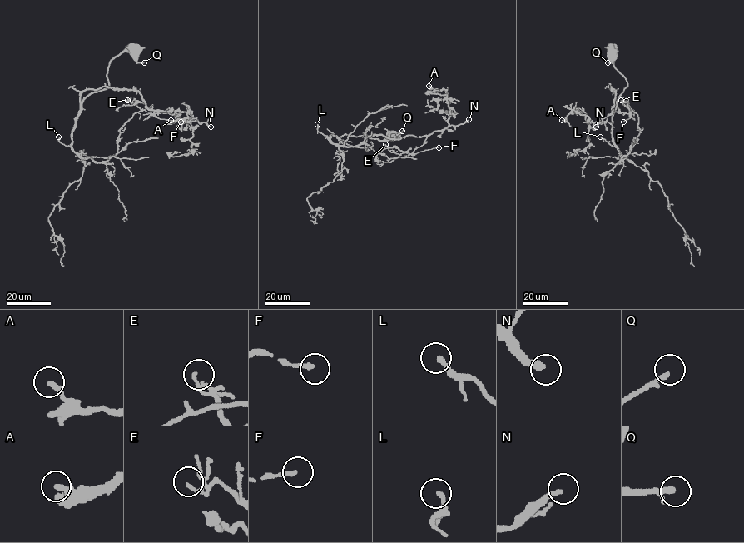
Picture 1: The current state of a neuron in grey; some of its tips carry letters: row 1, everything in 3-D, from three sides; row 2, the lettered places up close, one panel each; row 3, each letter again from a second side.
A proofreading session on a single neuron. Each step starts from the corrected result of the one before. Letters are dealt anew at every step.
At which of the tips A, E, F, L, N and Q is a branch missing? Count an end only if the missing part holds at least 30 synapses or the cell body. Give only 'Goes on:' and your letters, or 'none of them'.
Goes on: N

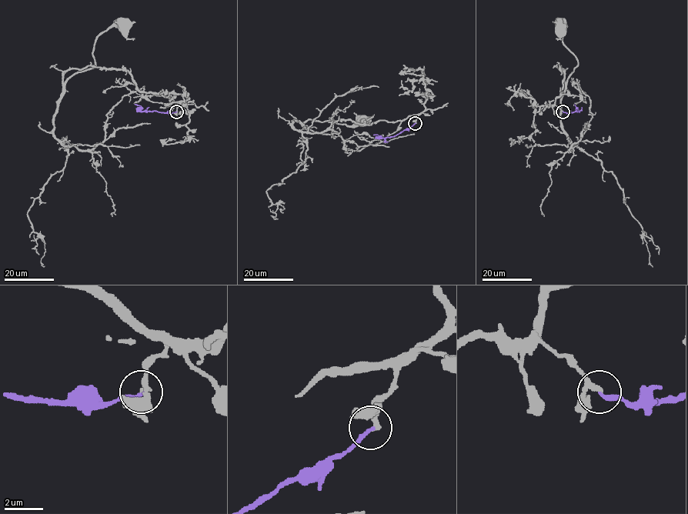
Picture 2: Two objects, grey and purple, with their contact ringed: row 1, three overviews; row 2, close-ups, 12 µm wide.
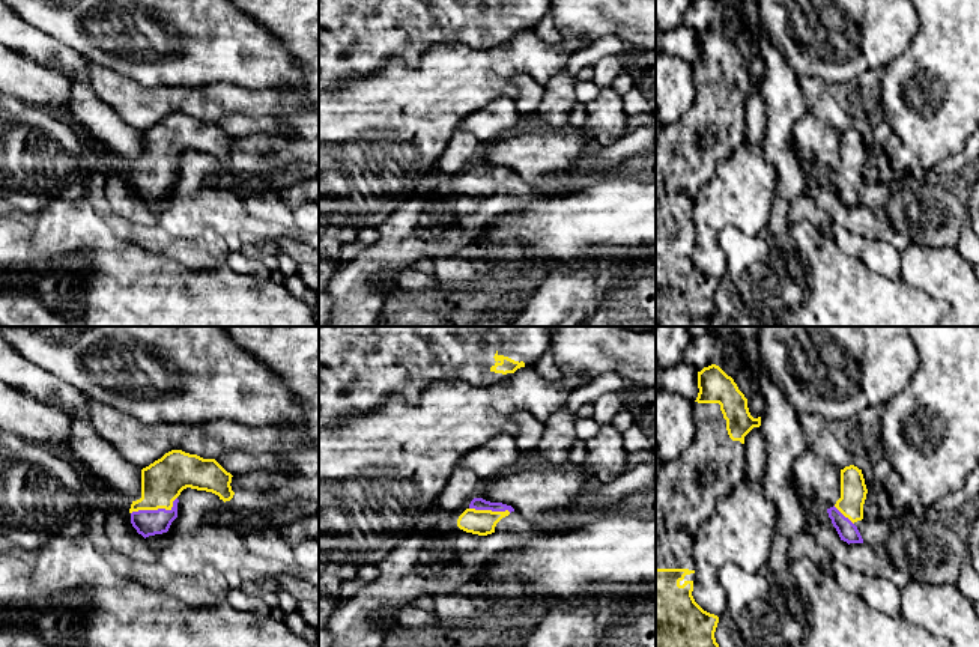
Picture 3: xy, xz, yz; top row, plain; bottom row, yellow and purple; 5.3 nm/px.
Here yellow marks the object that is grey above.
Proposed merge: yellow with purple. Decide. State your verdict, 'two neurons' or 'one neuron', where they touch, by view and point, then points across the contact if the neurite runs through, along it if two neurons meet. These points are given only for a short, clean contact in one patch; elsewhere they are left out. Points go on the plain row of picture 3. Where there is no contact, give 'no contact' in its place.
one neuron | xy (155, 172) | across xy (161, 145), (155, 172), (148, 185)

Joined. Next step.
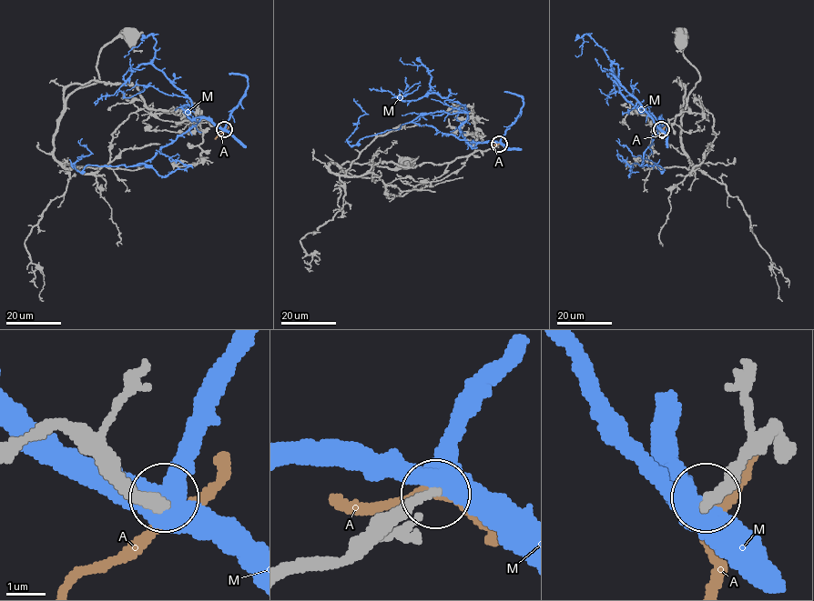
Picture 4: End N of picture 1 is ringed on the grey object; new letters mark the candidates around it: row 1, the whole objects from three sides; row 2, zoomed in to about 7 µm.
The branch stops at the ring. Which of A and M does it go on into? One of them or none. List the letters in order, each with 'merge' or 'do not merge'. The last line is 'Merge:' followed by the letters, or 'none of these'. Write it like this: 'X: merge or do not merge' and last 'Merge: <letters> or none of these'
A: do not merge
M: do not merge
Merge: none of these

